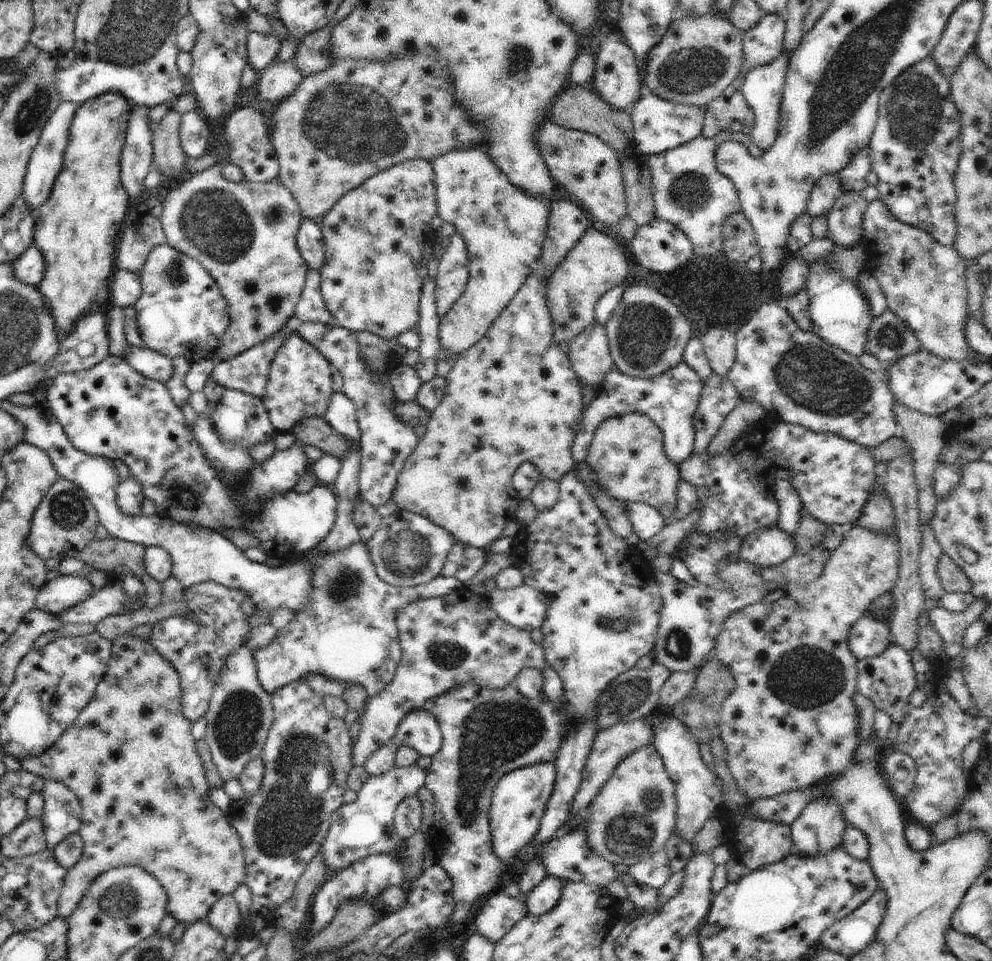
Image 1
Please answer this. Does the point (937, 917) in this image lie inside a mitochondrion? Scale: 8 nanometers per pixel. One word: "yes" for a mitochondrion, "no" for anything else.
no

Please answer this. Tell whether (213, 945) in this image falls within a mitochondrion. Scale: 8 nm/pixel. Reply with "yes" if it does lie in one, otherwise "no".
no

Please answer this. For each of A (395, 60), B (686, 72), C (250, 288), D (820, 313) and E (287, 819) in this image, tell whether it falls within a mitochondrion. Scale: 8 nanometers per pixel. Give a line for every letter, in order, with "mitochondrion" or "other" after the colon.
A: other
B: mitochondrion
C: other
D: other
E: mitochondrion

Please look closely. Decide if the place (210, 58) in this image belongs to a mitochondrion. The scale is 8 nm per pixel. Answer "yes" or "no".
no

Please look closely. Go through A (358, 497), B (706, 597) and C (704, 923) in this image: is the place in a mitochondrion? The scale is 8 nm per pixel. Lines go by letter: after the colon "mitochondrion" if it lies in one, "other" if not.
A: other
B: other
C: other

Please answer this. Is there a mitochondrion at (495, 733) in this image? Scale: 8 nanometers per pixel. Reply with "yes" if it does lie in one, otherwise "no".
yes

